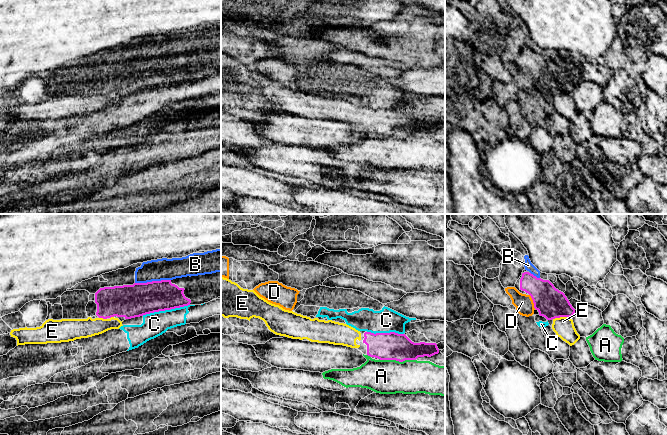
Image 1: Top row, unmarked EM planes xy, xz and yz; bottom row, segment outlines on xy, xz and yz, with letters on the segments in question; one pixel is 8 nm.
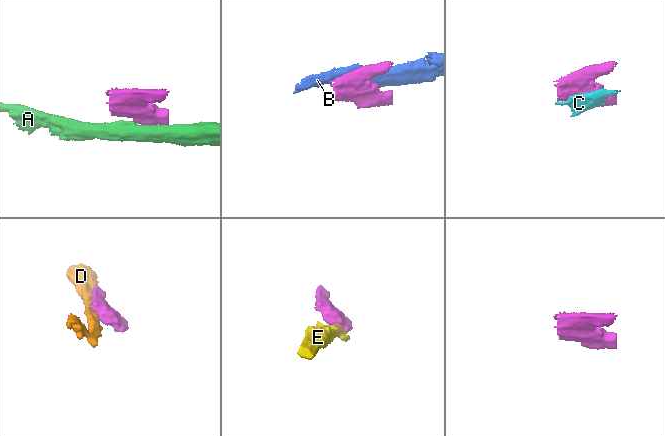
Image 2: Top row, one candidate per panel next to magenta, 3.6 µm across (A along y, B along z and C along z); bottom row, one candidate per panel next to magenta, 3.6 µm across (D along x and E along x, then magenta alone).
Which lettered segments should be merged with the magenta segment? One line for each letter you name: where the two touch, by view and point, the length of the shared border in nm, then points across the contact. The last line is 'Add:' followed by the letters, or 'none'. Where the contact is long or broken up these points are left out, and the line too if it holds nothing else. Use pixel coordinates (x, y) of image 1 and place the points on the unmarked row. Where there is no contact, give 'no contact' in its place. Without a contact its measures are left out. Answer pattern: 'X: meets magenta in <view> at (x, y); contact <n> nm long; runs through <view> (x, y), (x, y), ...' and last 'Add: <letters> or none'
E: meets magenta in yz at (561, 92); contact 140 nm long; runs through yz (551, 79), (561, 92), (564, 104)
Add: E

